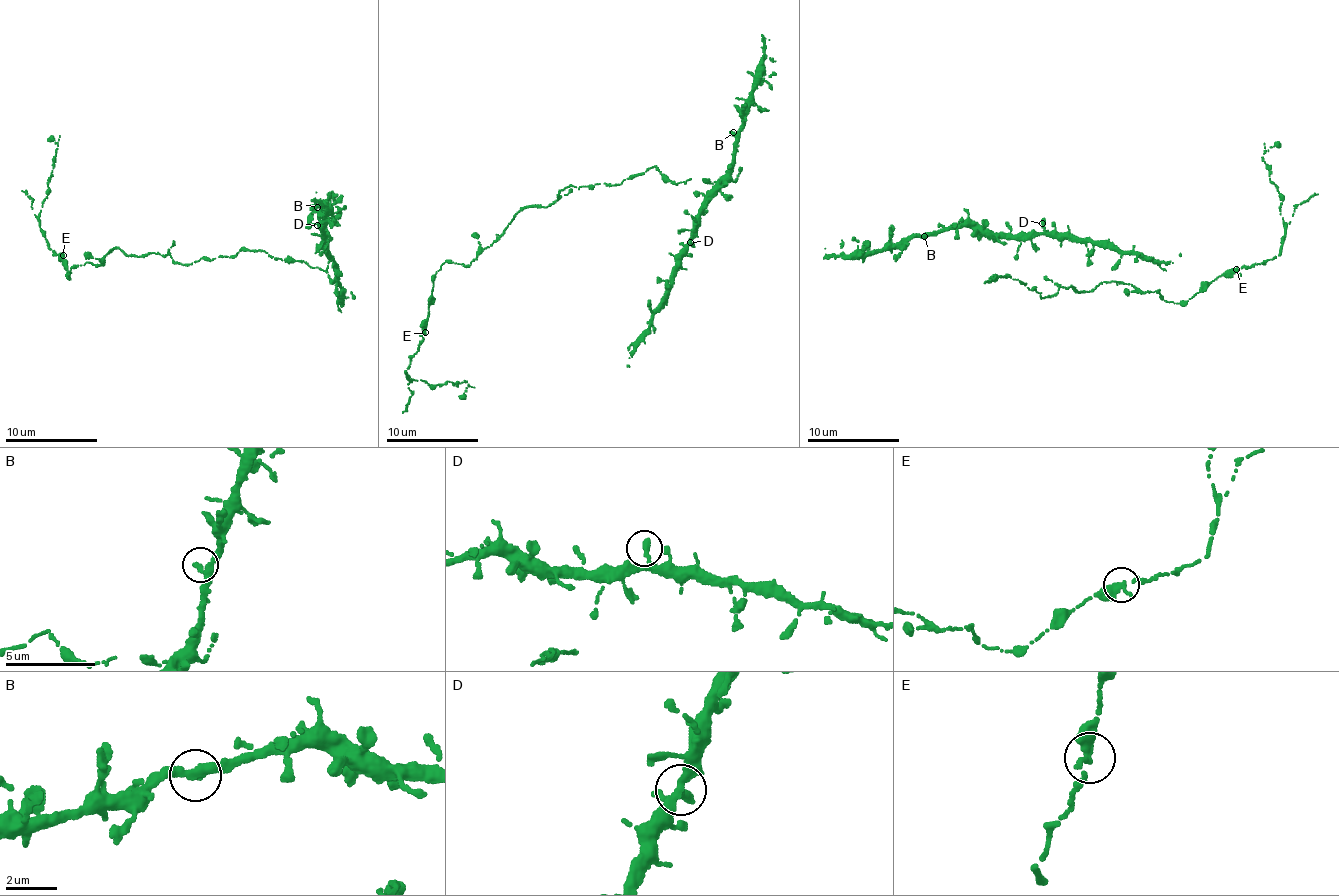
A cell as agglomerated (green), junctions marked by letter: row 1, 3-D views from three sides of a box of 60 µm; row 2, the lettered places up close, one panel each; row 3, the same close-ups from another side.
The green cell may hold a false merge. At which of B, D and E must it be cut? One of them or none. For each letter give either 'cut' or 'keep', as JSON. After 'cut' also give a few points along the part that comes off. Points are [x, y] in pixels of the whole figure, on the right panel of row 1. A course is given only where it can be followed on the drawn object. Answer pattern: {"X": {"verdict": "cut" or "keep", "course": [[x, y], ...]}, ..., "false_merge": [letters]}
{"B": {"verdict": "keep"}, "D": {"verdict": "keep"}, "E": {"verdict": "keep"}, "false_merge": []}

